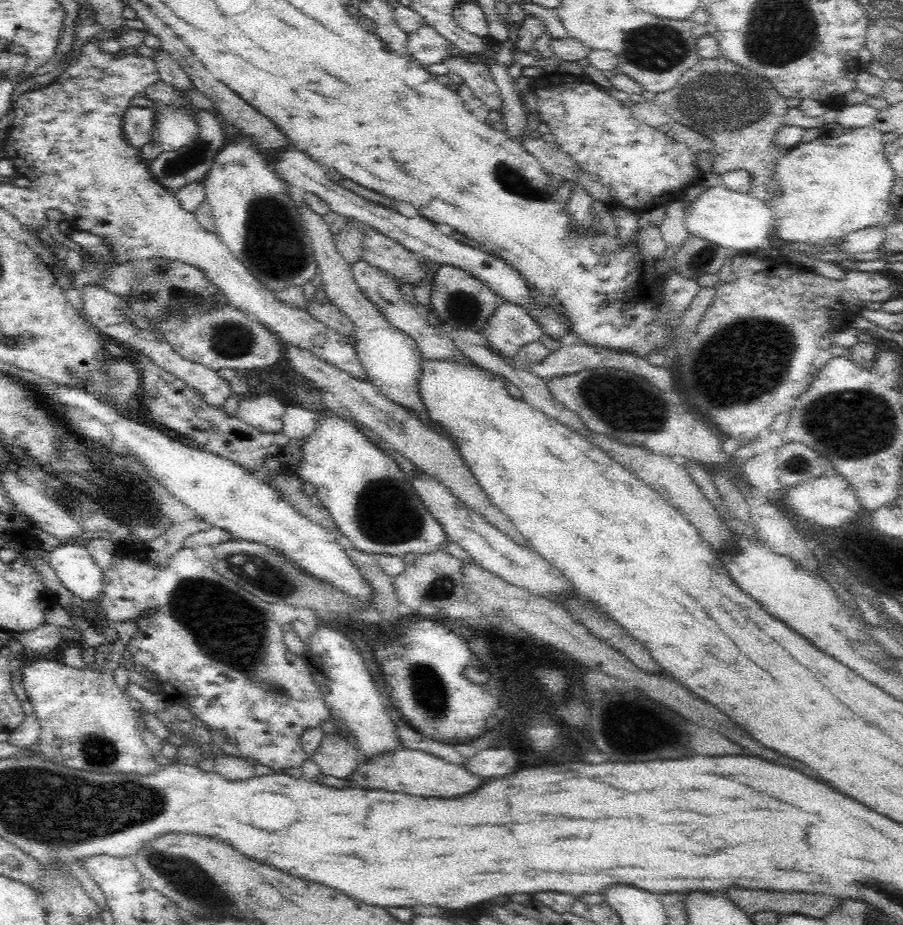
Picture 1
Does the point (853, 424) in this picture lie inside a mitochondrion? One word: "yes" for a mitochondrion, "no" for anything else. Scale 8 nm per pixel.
yes

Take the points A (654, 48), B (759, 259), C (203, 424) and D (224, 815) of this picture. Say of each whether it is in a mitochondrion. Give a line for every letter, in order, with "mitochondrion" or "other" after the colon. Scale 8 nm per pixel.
A: mitochondrion
B: other
C: other
D: other

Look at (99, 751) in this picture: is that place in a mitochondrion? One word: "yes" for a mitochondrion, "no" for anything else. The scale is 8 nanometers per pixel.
yes

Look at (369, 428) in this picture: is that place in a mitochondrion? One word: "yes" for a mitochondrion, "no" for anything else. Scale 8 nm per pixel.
no

